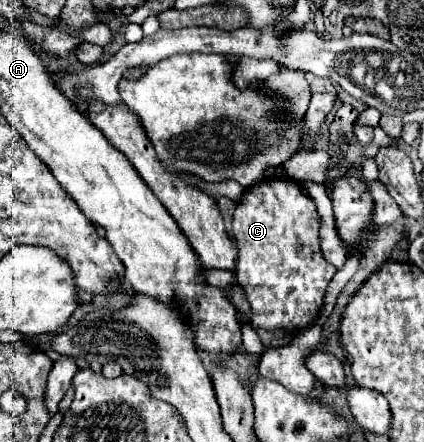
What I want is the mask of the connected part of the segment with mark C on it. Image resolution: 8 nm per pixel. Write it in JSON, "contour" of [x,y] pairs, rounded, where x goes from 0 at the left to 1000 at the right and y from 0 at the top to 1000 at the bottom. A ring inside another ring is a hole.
{"contour":[[[649,403],[620,407],[578,434],[573,462],[554,471],[550,484],[550,529],[559,538],[564,593],[559,593],[559,633],[573,647],[583,679],[592,688],[592,733],[625,747],[672,747],[705,751],[724,747],[752,719],[752,701],[762,688],[767,656],[795,615],[785,597],[776,597],[752,561],[752,484],[729,443],[719,443],[715,425],[696,407]]]}

